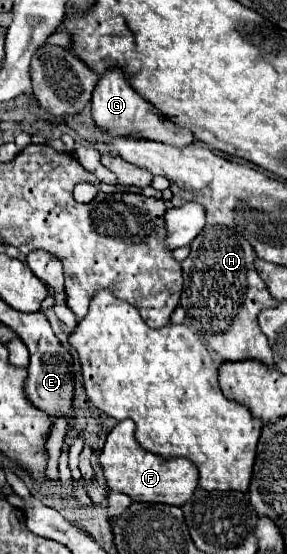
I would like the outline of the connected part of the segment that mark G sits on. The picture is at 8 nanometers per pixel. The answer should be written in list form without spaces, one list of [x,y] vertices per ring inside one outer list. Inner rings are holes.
[[[119,66],[105,70],[97,80],[97,86],[93,90],[93,120],[97,122],[97,126],[105,128],[111,134],[133,134],[133,136],[143,136],[165,144],[173,144],[173,146],[187,146],[195,140],[195,136],[189,130],[179,130],[177,124],[171,124],[165,116],[161,116],[155,110],[151,102],[139,96],[133,90],[133,86],[129,86],[129,80],[123,68]]]

